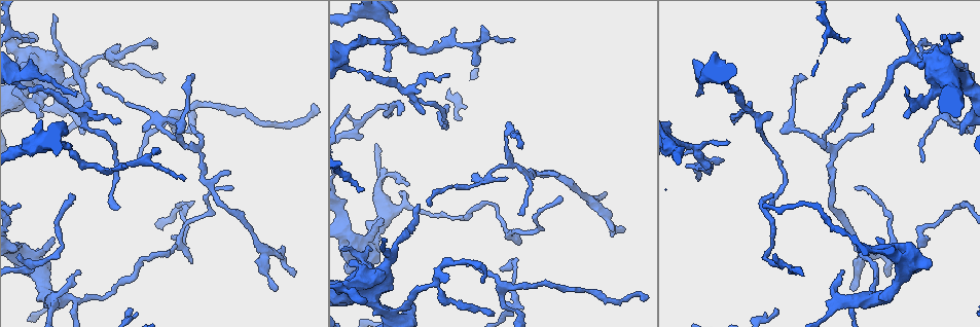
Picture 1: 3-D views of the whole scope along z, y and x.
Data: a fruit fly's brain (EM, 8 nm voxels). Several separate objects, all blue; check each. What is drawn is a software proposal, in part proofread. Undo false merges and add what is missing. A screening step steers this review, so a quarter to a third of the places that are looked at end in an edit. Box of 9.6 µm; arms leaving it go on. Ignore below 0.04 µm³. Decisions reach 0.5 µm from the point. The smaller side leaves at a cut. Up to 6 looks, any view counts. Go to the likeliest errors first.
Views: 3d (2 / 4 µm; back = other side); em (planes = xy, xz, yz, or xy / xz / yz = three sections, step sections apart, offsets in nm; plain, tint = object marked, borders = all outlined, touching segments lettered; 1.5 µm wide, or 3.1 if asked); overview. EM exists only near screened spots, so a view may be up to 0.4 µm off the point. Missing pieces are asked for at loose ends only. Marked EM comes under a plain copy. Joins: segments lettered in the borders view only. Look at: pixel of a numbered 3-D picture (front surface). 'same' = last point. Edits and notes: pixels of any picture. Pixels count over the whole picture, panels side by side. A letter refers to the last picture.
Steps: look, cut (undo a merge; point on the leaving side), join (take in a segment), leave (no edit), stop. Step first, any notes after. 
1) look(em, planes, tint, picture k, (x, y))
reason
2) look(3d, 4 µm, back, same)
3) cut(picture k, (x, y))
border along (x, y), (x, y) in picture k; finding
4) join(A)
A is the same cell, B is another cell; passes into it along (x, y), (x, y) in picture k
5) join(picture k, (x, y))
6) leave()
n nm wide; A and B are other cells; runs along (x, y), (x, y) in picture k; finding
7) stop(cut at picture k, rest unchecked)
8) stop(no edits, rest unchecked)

look(em, planes, tint, picture 1, (728, 143))
an open end

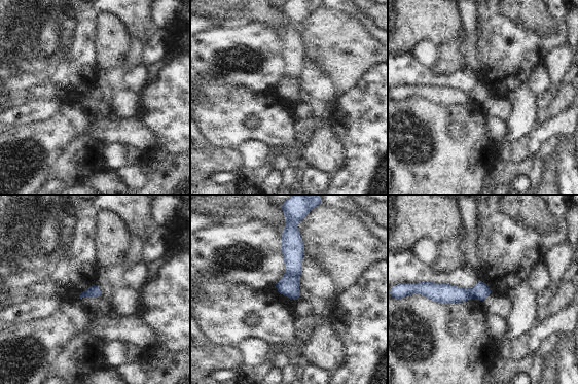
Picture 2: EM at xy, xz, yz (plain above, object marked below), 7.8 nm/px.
look(em, planes, borders, same)

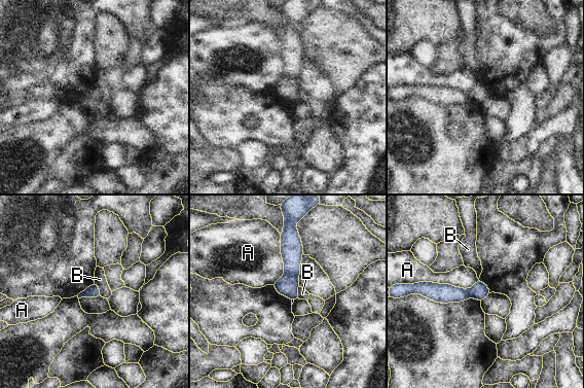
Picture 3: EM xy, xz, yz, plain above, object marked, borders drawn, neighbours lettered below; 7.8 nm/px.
leave()
A and B are other cells; runs along (293, 232), (292, 294), (294, 297) in picture 3; no lettered segment goes on from it

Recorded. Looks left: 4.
look(3d, 4 µm, picture 1, (277, 290))
branch stops here

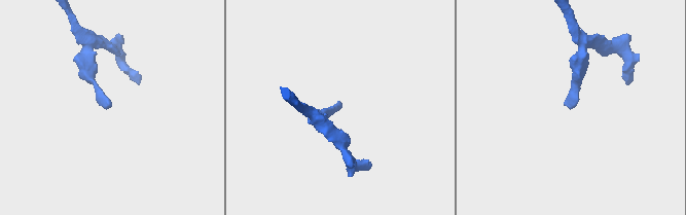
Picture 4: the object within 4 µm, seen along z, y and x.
look(em, xz, step 4, borders, picture 4, (108, 106))
now the EM

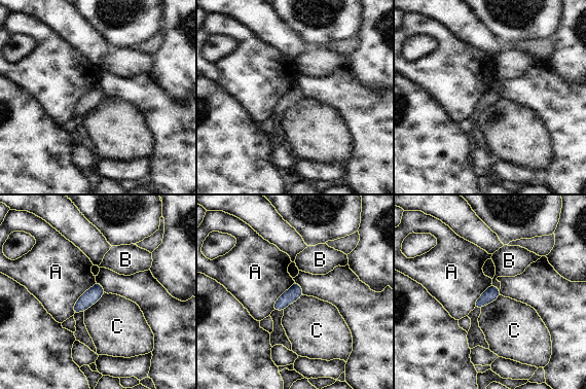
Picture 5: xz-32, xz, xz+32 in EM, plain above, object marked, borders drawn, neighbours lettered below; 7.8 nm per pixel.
leave()
A, B and C are other cells; border along (105, 292), (84, 312) in picture 5; none of them fits

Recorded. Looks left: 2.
look(em, xy, step 8, tint, picture 1, (369, 267))

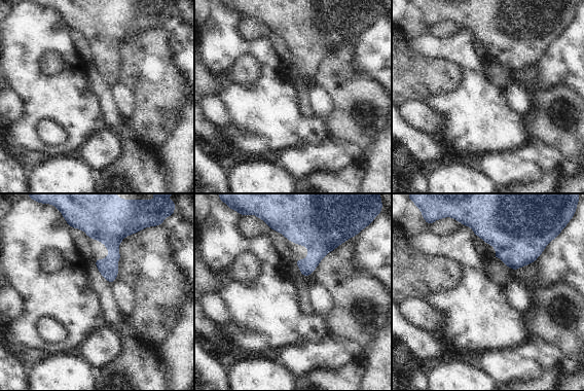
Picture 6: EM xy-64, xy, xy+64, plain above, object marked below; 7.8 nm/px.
look(em, planes, borders, same)
another direction

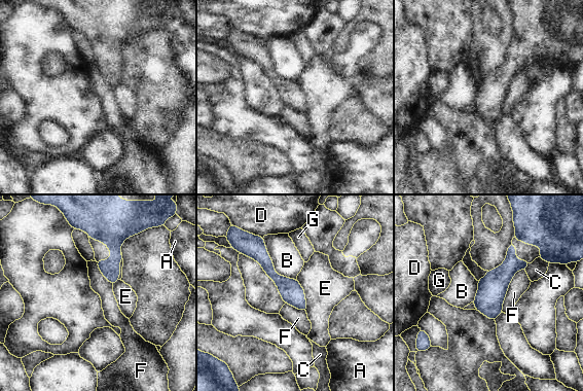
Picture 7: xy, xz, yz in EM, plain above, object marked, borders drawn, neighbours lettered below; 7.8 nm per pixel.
leave()
A, B, C, D, E, F and G are other cells; border along (296, 279), (304, 292), (306, 311) in picture 7; one neuron here

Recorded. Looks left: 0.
stop(no edits, rest unchecked)

